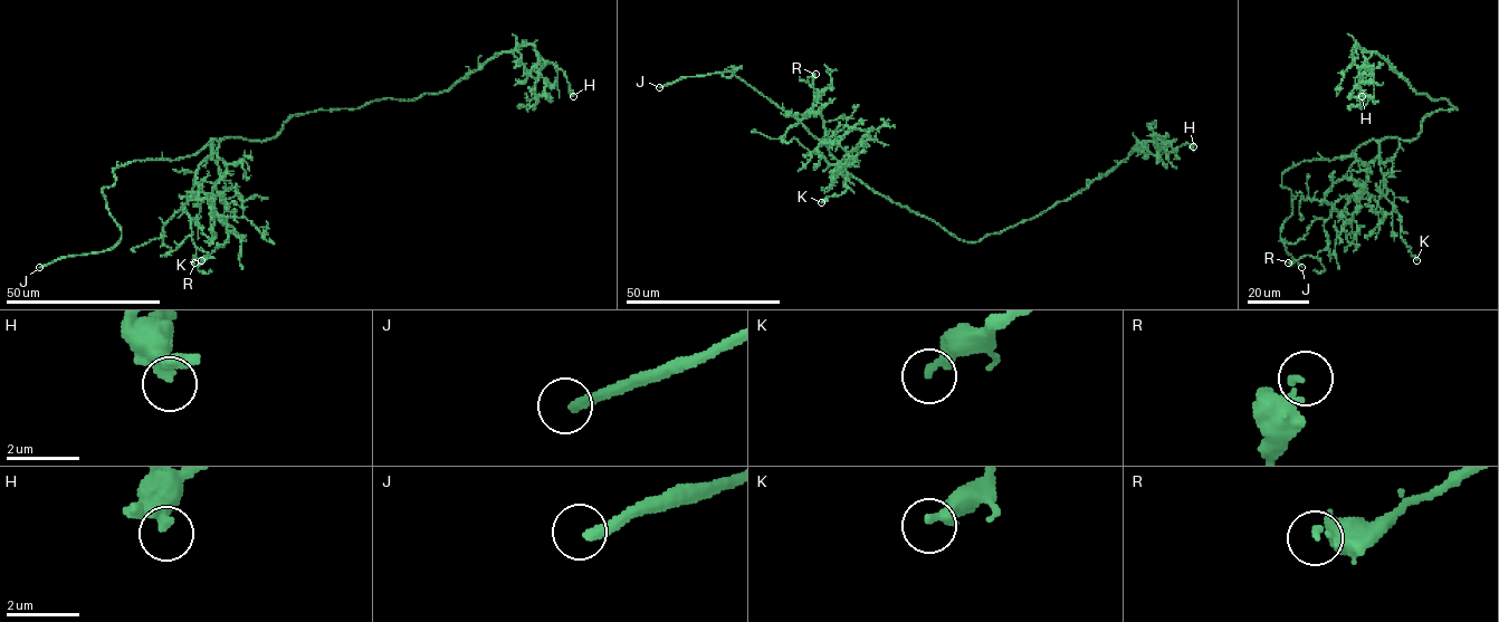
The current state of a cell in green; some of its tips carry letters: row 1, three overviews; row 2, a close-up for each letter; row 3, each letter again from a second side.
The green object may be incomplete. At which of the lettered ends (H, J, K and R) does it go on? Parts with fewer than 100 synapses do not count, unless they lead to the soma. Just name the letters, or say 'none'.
J

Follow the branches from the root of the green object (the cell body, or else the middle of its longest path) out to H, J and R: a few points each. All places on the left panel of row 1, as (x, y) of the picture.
H: (279, 132), (294, 115), (447, 91), (526, 45), (541, 68), (553, 63), (563, 73), (573, 96)
J: (279, 132), (266, 141), (212, 140), (192, 155), (117, 165), (115, 183), (102, 190), (120, 240), (39, 267)
R: (279, 132), (223, 137), (200, 165), (202, 185), (183, 204), (192, 242), (208, 255), (193, 255), (194, 262)

